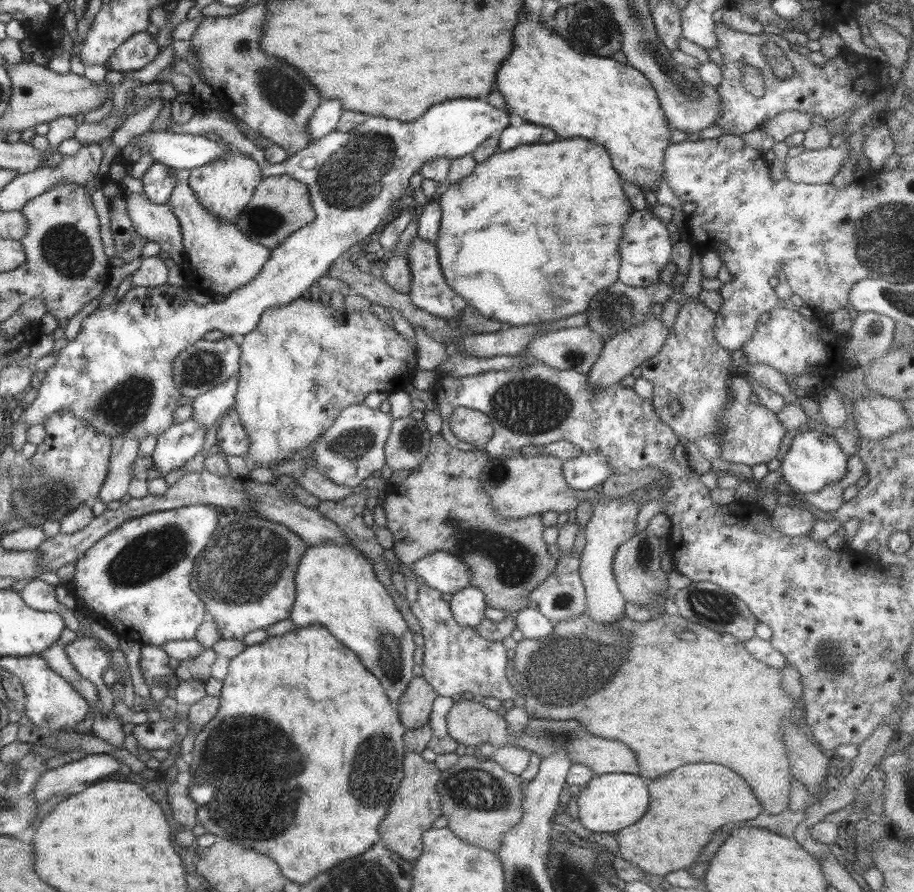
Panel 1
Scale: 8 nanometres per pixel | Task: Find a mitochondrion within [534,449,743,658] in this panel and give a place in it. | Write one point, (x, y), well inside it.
(644, 556)

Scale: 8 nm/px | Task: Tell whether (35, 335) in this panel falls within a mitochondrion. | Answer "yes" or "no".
no

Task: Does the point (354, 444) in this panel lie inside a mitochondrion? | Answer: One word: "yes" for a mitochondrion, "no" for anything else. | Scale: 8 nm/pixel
yes

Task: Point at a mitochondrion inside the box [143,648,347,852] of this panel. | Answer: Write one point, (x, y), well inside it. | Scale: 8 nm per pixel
(234, 733)

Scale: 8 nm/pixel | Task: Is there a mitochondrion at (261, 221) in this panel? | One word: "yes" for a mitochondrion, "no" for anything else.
yes

